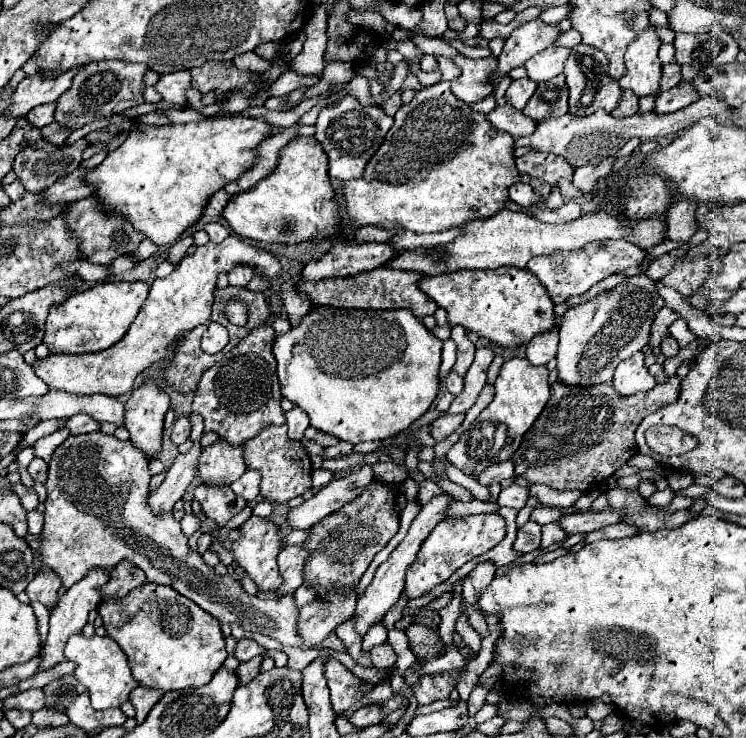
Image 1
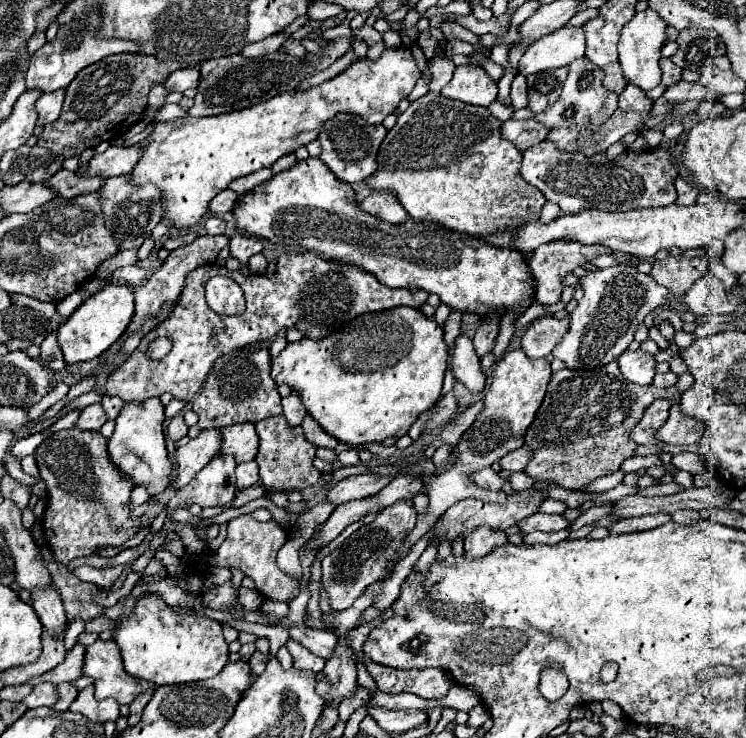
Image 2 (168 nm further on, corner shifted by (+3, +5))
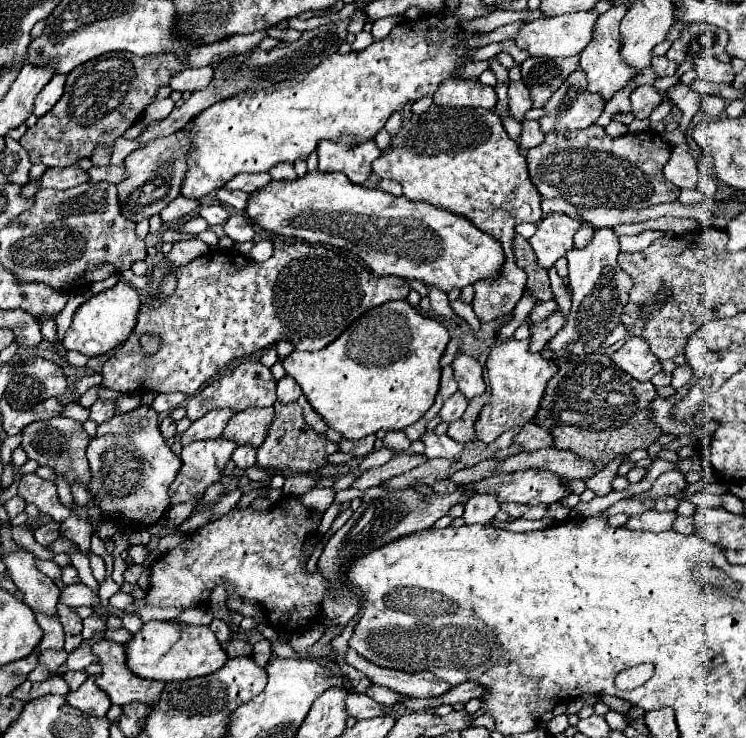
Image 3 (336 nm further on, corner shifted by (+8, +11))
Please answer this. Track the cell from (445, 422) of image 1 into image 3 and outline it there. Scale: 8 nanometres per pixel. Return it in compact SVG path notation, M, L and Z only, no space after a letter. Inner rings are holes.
M485 392L483 396L473 398L473 400L469 402L465 414L463 414L459 420L455 420L455 422L449 424L447 436L453 438L453 440L459 442L459 444L465 444L465 442L475 440L475 438L477 438L477 434L475 434L475 422L477 422L477 416L479 416L481 408L485 406L485 402L489 402L489 392Z

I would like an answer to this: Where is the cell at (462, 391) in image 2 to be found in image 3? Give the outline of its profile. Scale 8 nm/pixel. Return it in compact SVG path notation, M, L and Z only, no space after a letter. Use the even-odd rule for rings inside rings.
M455 392L451 398L445 400L443 408L439 410L439 418L443 422L455 422L455 420L459 420L463 416L465 408L467 408L465 396L461 396L461 392Z

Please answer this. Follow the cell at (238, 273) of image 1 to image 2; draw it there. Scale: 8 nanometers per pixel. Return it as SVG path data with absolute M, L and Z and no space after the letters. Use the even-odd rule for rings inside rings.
M236 234L230 240L230 256L236 258L240 264L248 264L248 258L252 254L258 254L262 250L262 242L254 236L246 236L246 234Z

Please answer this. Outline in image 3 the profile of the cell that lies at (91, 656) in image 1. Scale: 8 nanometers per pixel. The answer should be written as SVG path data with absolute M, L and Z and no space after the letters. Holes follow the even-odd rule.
M101 640L93 646L93 652L99 656L99 664L103 668L101 676L97 676L97 686L109 694L113 704L125 706L131 702L141 702L153 706L159 702L165 684L135 676L127 666L125 646L111 640Z

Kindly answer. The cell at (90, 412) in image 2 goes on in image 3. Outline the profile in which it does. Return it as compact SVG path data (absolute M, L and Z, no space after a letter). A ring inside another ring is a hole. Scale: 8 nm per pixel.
M97 400L97 404L91 406L91 416L89 420L97 422L97 424L103 424L107 422L109 418L113 418L117 414L117 404L115 400Z

